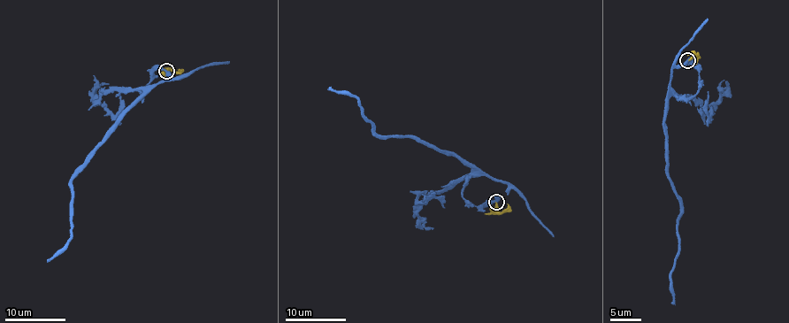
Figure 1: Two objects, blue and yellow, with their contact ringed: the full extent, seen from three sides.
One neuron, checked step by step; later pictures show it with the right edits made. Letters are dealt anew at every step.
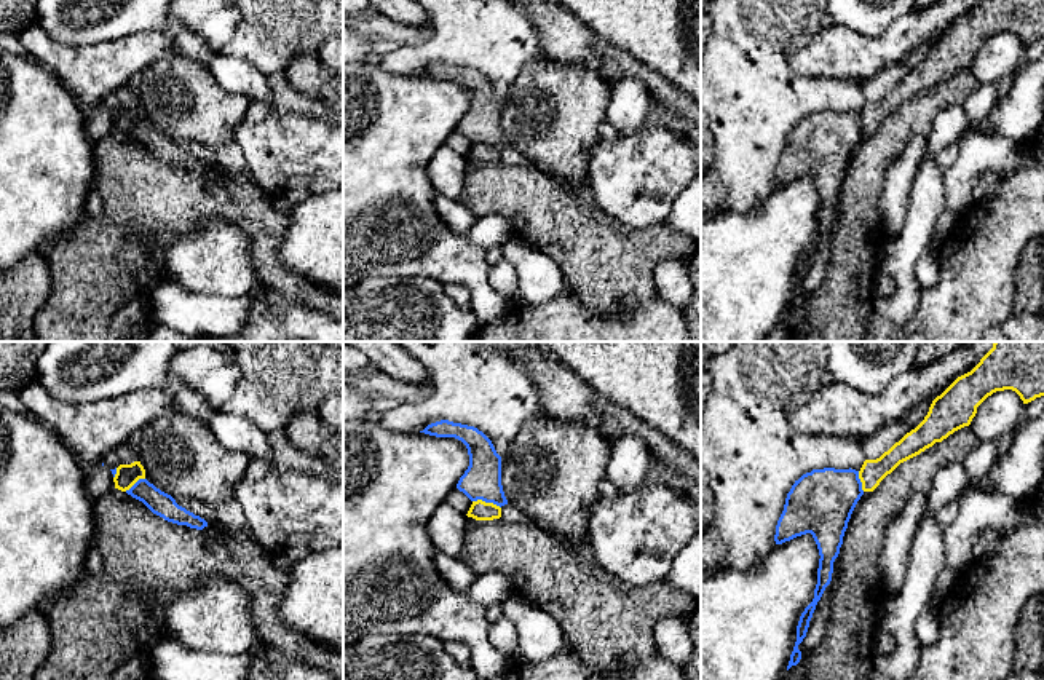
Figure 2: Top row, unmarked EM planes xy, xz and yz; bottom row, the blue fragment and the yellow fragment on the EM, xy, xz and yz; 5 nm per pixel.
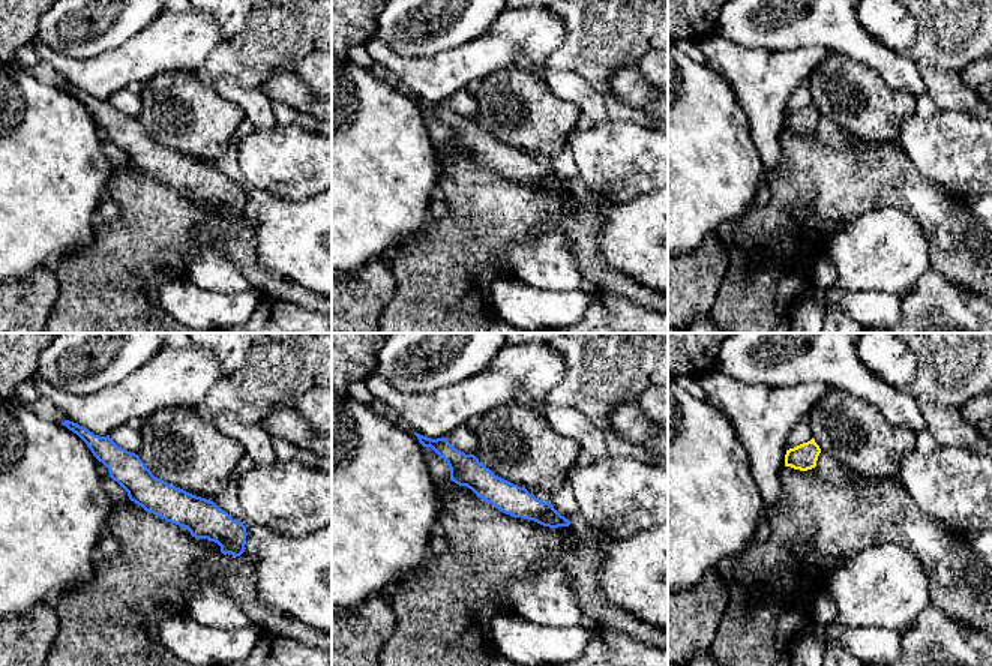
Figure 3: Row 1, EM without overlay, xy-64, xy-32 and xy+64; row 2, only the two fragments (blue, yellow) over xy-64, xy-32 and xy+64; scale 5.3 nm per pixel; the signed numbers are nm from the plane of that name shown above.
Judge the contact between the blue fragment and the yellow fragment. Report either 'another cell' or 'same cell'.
another cell

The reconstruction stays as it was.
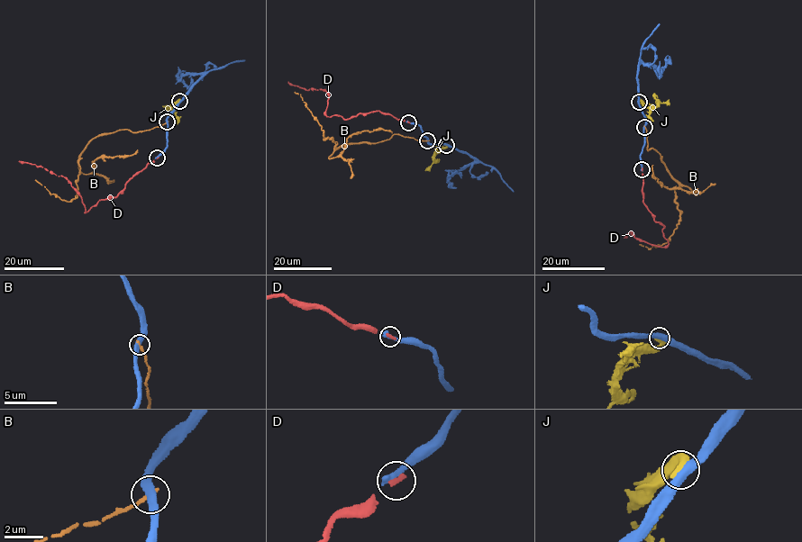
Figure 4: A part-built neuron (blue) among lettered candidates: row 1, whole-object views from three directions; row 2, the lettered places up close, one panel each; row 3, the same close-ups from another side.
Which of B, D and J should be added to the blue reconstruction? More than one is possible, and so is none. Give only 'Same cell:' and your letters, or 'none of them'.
Same cell: none of them

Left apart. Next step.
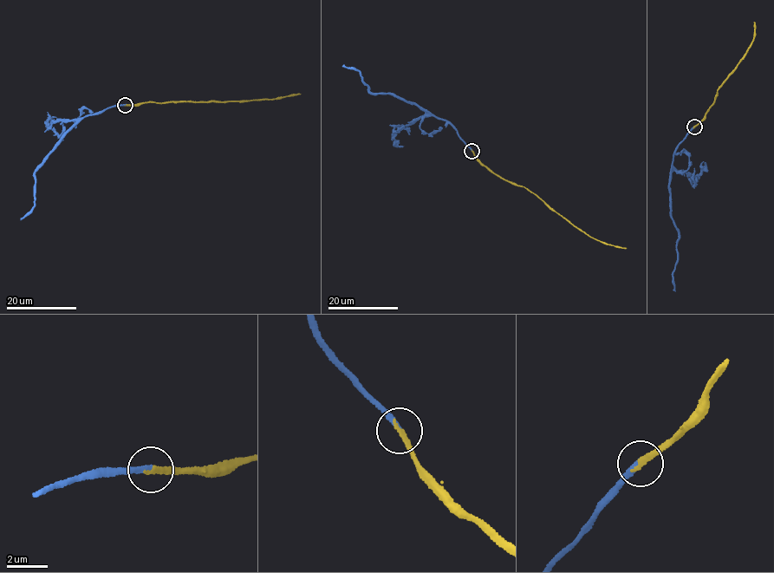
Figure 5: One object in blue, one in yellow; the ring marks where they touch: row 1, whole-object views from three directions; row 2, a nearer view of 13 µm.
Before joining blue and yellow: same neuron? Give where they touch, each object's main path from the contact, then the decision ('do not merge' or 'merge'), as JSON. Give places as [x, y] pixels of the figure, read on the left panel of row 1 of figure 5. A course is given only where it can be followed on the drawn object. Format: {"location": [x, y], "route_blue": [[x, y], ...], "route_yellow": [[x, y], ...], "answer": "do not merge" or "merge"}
{"location": [125, 105], "route_blue": [[125, 105], [116, 104], [89, 114], [69, 130], [35, 172], [34, 206], [21, 219]], "route_yellow": [[125, 105], [263, 100], [301, 94]], "answer": "merge"}

